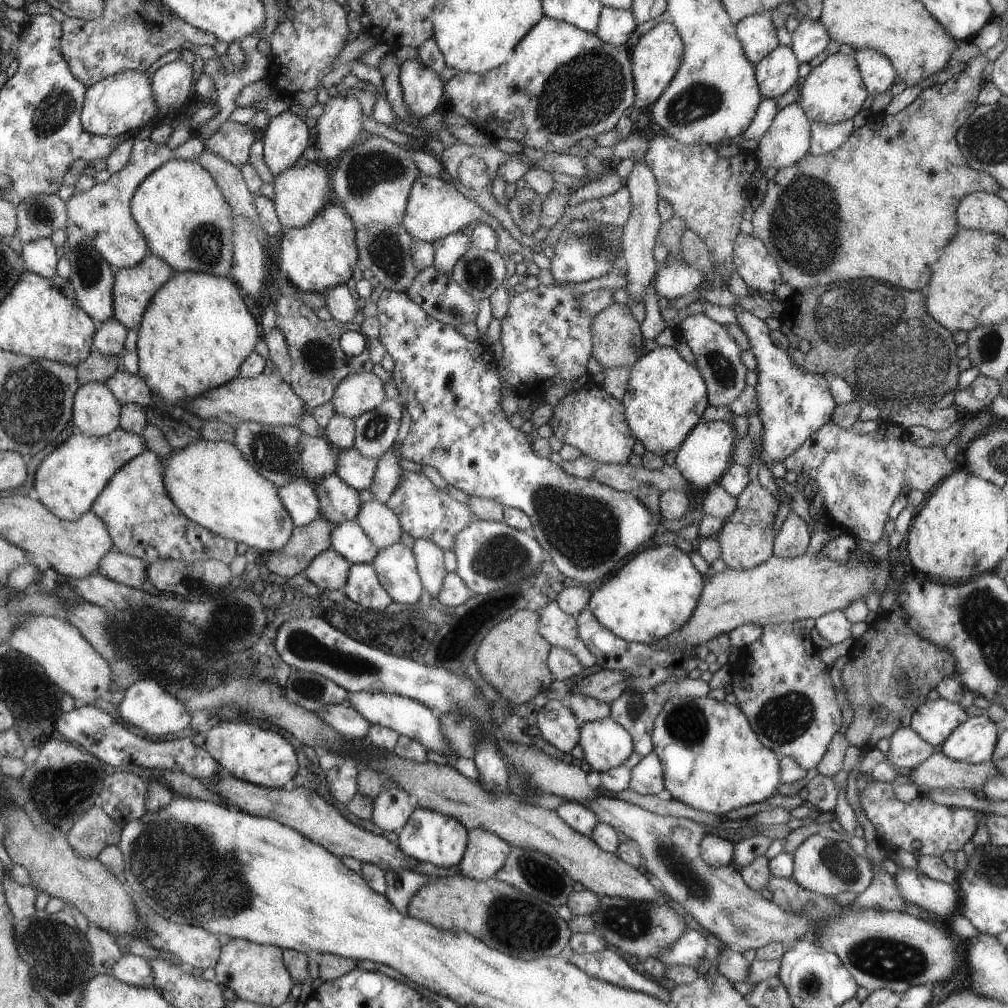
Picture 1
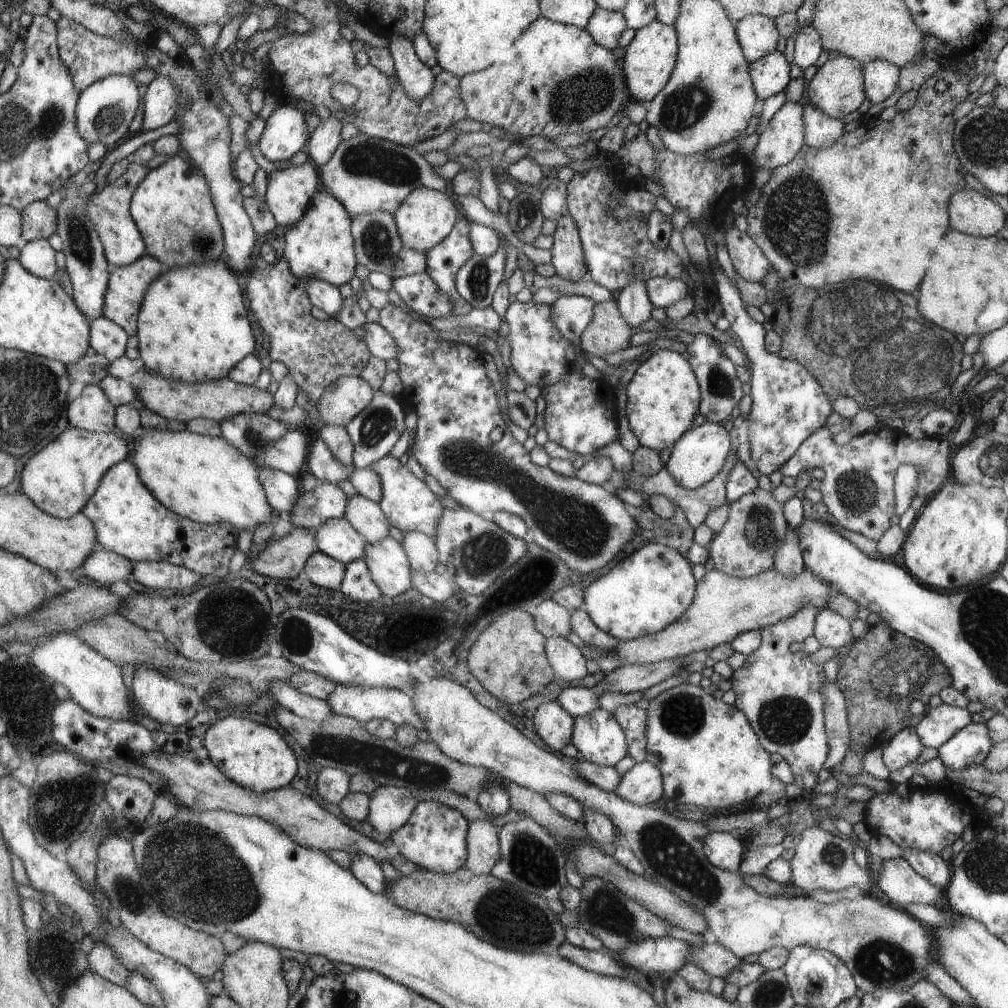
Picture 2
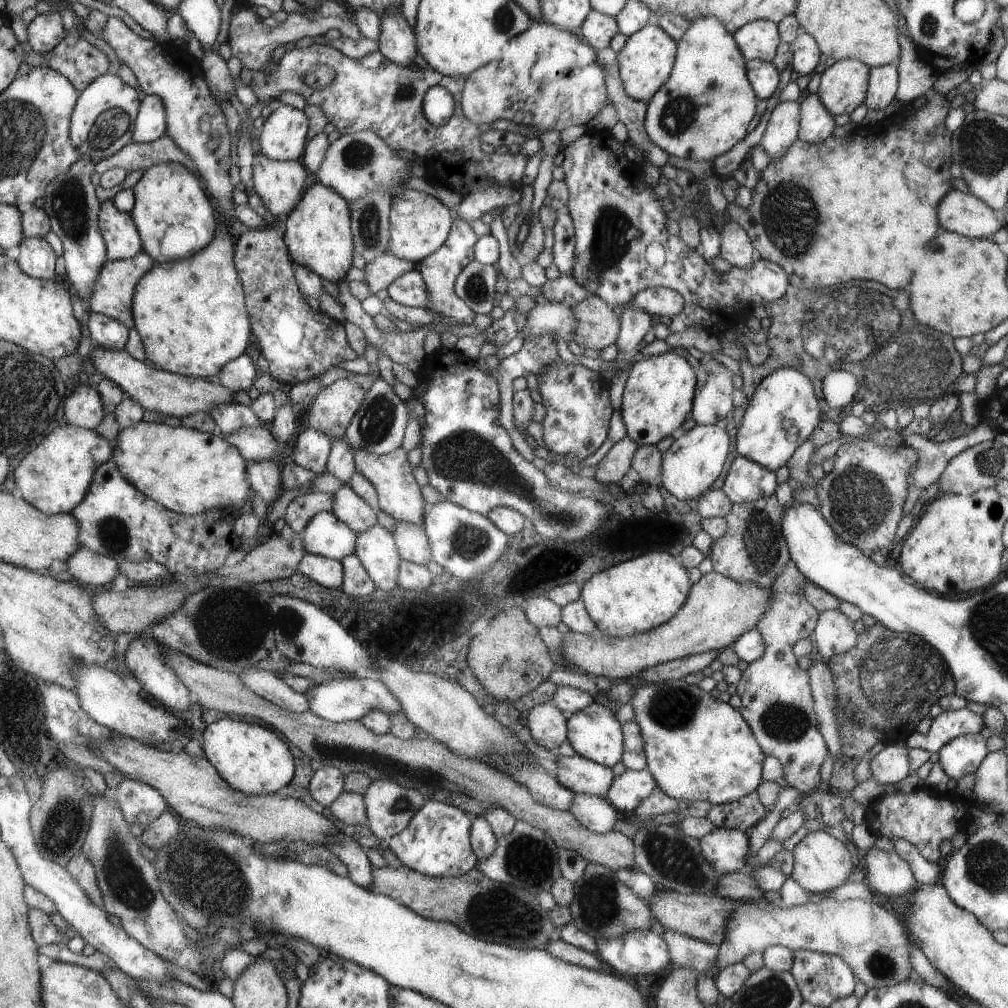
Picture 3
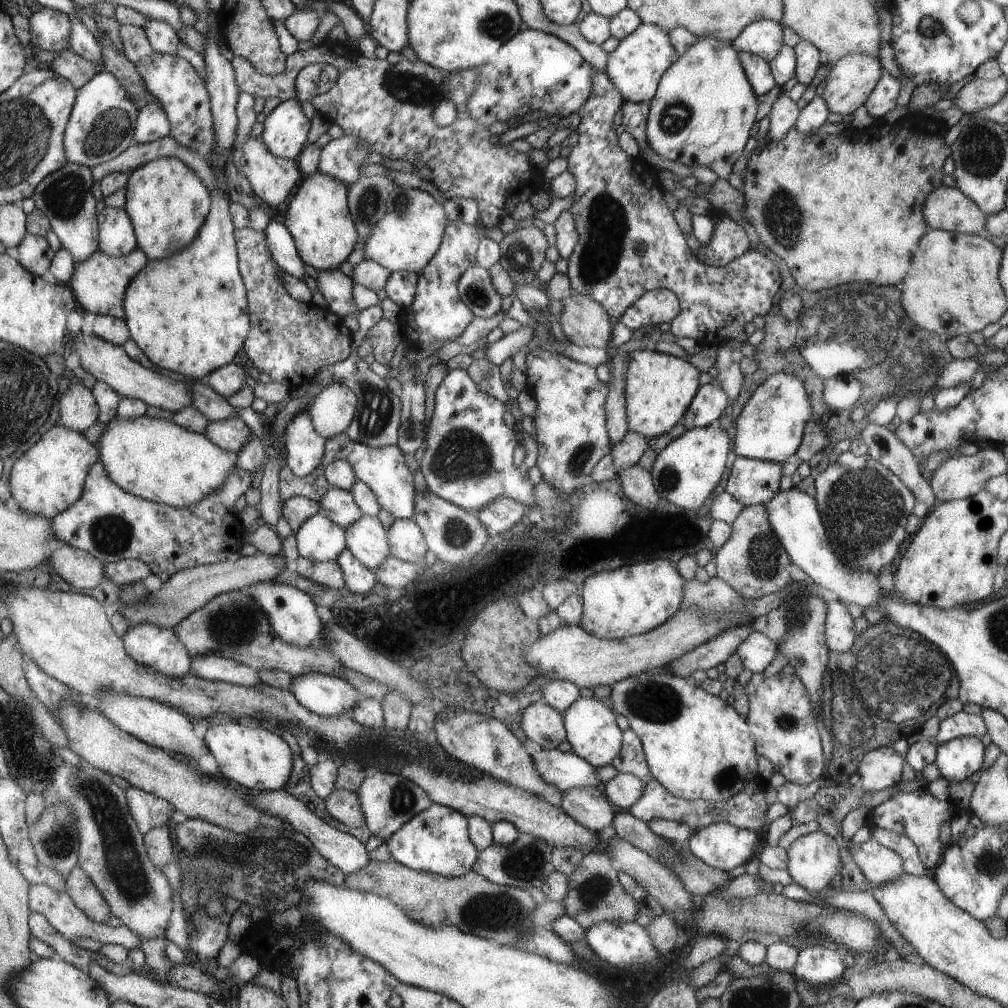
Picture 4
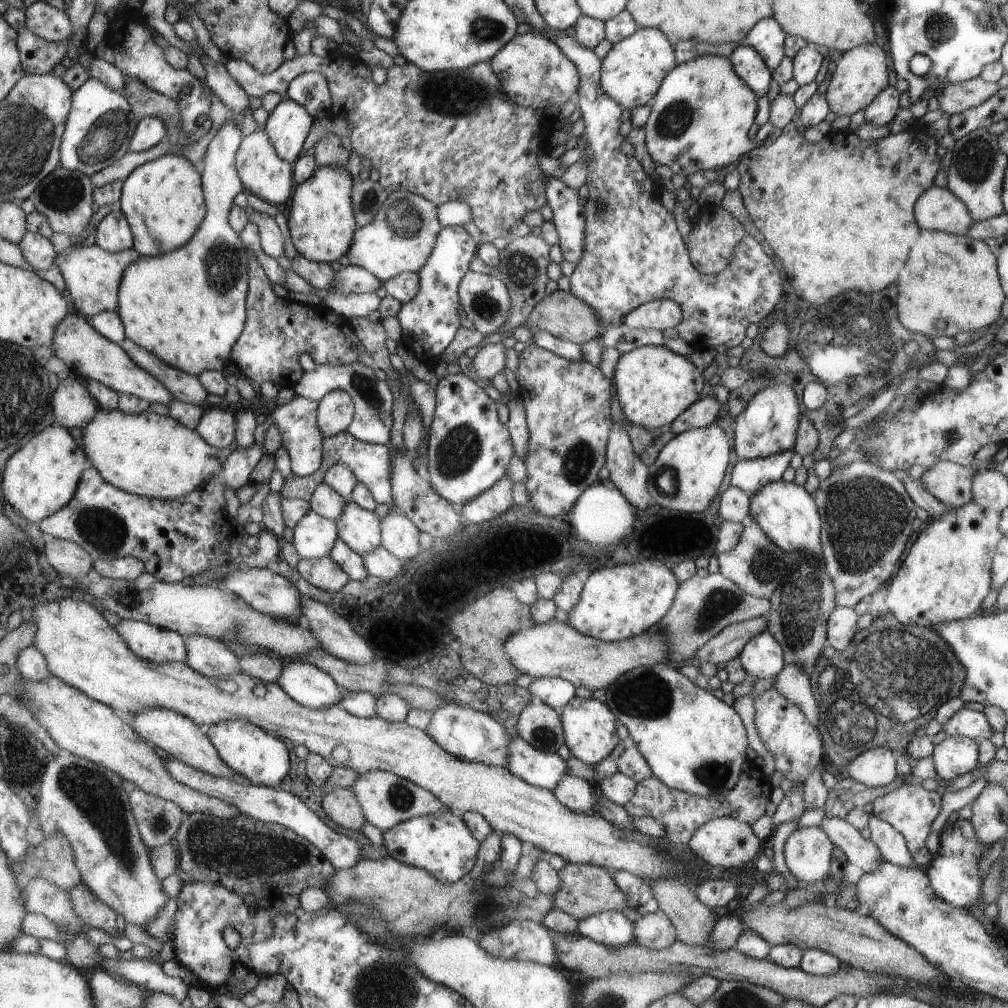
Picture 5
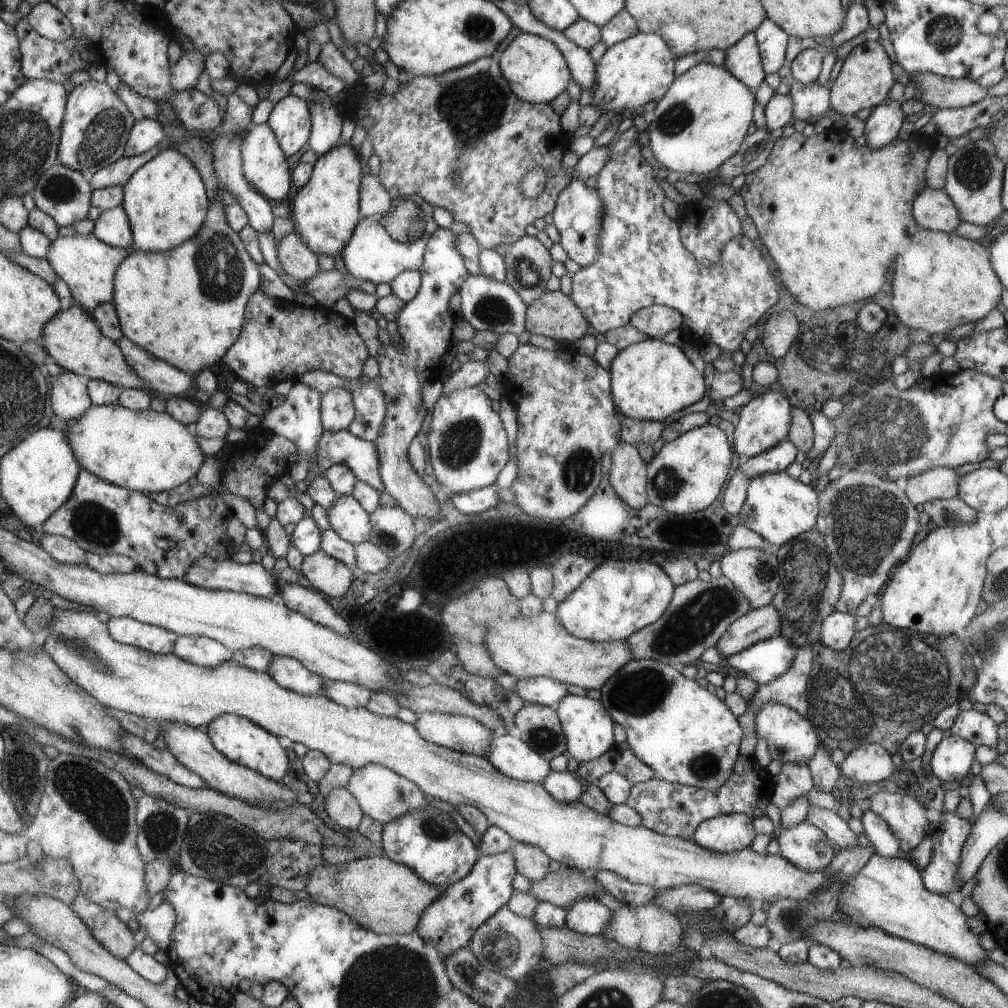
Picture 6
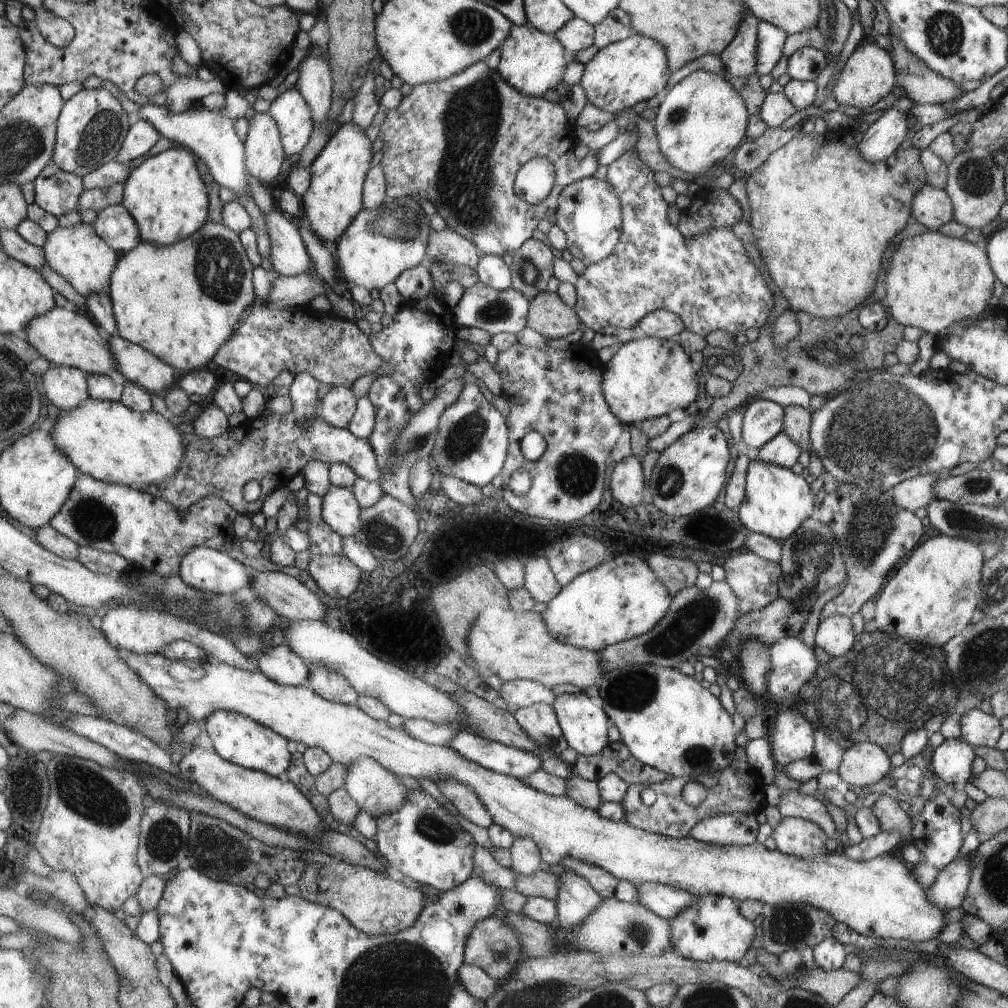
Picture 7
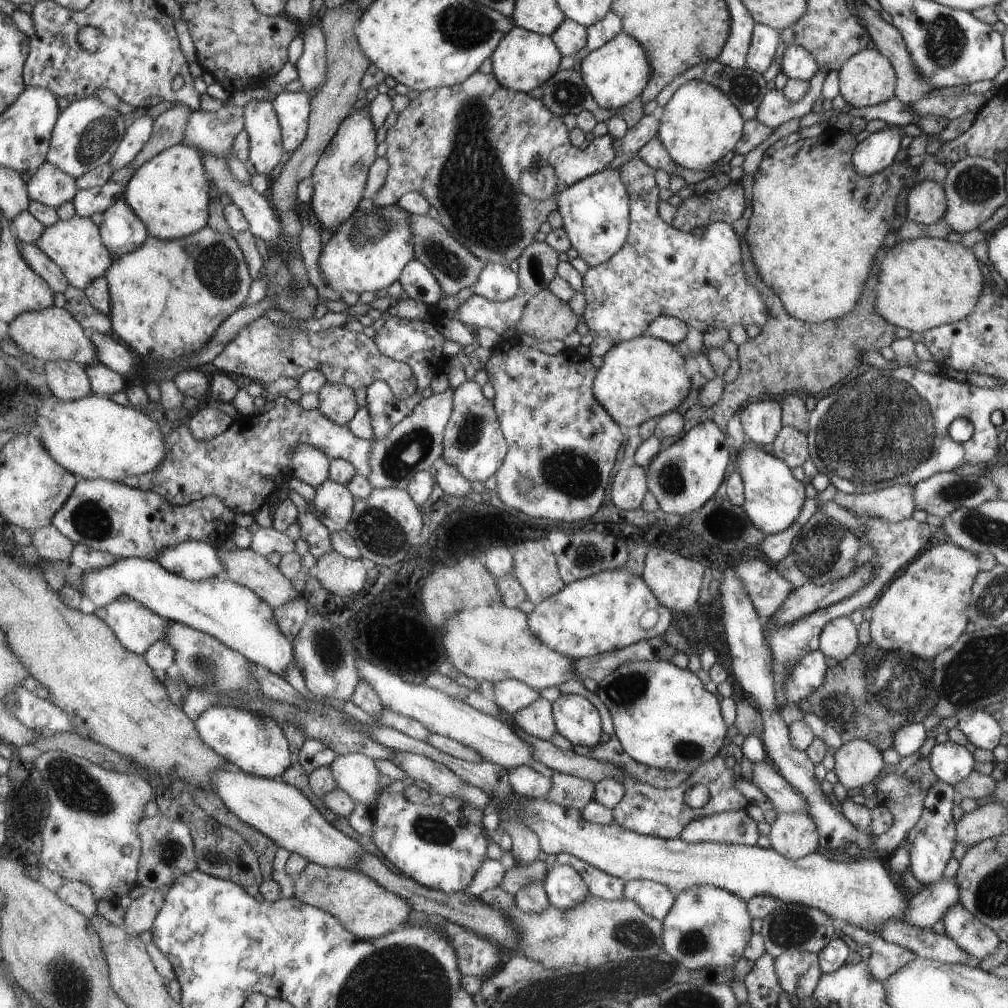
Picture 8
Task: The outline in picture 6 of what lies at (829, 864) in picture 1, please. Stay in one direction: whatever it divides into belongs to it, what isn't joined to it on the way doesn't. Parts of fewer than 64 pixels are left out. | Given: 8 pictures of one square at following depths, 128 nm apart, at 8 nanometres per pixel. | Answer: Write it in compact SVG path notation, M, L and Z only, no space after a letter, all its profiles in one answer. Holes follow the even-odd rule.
M806 819L784 828L779 836L779 855L806 872L818 872L833 862L836 845L818 826Z

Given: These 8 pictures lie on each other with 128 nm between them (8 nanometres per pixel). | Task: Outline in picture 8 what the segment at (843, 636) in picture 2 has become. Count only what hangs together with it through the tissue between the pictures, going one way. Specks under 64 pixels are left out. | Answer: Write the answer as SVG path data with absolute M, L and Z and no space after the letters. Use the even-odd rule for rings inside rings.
M838 617L826 624L818 639L819 650L838 662L848 659L859 646L858 628L849 617Z

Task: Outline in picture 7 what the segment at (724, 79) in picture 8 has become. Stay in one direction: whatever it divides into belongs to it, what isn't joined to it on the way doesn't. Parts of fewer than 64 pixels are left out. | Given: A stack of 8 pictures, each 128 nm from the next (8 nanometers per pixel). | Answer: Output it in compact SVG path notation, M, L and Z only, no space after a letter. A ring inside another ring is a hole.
M707 53L698 59L688 62L683 68L672 72L670 80L668 80L667 86L665 87L666 92L669 92L672 86L676 86L688 74L698 70L704 70L727 79L733 85L733 88L741 94L741 98L745 101L750 115L759 114L760 108L767 96L764 88L760 85L760 76L755 73L746 77L732 77L728 72L725 72L724 64L718 55Z

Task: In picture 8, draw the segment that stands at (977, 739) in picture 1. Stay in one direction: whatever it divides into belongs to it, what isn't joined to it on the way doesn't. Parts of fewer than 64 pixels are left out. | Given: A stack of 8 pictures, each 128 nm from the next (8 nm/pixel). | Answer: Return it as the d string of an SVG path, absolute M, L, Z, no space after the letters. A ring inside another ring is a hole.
M948 740L936 744L929 756L933 774L952 787L965 780L973 771L976 758L964 745Z

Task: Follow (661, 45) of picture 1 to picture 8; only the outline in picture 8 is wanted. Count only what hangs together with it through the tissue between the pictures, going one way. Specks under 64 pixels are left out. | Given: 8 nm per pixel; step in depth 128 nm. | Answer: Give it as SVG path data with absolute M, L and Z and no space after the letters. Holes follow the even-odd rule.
M619 33L598 50L588 52L580 64L580 73L592 97L602 109L620 109L641 96L653 75L649 54L636 38Z

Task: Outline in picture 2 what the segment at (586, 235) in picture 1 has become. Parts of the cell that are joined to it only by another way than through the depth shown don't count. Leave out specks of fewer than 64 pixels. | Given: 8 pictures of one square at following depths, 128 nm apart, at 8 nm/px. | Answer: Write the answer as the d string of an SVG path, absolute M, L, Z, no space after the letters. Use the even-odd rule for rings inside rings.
M566 214L557 224L553 235L553 259L557 275L573 282L588 279L584 242L573 217Z

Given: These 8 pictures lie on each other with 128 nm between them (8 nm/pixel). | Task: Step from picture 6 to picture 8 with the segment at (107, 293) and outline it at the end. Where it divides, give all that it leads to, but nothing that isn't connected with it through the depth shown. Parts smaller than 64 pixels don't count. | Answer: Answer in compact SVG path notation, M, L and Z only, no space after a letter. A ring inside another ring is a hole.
M77 215L70 221L58 222L48 227L46 233L37 245L40 246L55 262L60 264L68 281L78 289L86 291L90 284L98 278L106 277L110 268L113 268L116 256L110 251L103 240L101 226L94 224L92 218Z

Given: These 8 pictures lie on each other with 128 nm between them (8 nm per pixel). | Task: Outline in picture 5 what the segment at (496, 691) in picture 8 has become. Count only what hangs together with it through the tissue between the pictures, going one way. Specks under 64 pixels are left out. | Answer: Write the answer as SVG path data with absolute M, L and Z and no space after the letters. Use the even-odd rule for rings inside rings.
M538 677L532 680L527 689L533 696L533 702L542 702L557 710L575 697L575 686L569 680L558 677Z

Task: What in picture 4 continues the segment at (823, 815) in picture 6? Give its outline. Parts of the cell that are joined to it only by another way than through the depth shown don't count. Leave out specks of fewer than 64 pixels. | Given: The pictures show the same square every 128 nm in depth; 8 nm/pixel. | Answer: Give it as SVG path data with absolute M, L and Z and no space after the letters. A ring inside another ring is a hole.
M847 838L844 840L847 841L847 848L853 860L872 885L893 882L903 874L902 858L881 846L875 839L860 845Z

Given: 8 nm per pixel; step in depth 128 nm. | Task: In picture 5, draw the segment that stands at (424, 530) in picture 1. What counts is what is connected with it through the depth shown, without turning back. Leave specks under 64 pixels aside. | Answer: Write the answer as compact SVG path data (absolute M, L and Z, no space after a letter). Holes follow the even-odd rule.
M347 430L340 432L334 436L325 437L323 443L323 456L320 468L305 477L297 477L293 475L292 478L284 481L280 494L283 499L309 500L312 498L314 490L323 482L325 478L325 471L333 467L336 463L347 464L353 469L355 476L359 483L365 484L372 496L376 499L378 504L386 504L391 509L394 509L393 497L393 481L390 480L393 470L393 451L390 445L372 444L358 440L357 437L352 436Z

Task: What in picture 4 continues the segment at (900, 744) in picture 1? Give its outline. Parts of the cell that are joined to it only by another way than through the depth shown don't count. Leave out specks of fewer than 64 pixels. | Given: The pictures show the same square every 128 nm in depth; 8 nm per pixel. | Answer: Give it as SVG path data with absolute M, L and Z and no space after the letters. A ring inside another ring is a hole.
M879 747L861 759L859 786L866 791L880 791L901 782L906 760L892 747Z

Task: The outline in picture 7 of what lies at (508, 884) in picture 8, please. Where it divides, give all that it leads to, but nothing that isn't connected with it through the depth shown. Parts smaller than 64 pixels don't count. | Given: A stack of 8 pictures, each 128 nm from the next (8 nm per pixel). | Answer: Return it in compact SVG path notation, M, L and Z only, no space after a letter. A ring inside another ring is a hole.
M539 869L534 875L517 874L517 884L514 888L527 898L543 897L556 901L561 888L561 878L550 872Z

